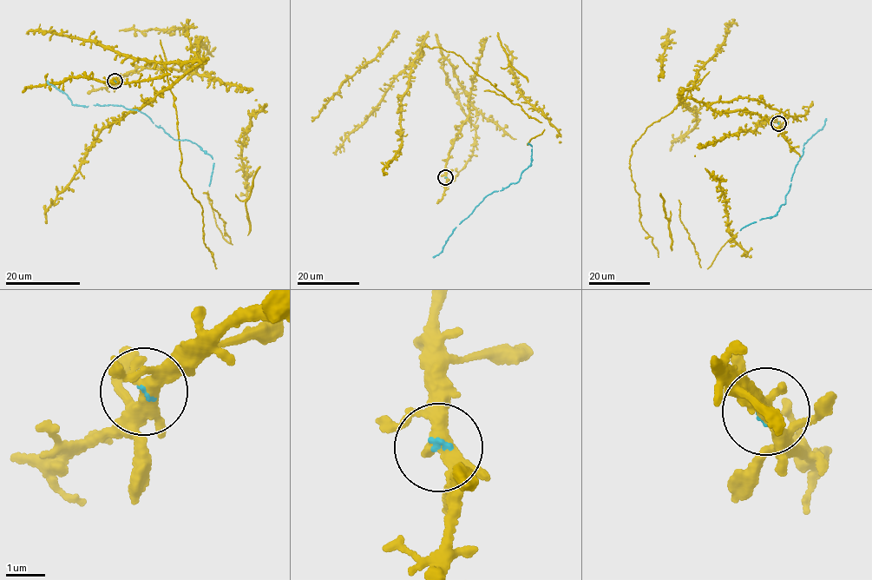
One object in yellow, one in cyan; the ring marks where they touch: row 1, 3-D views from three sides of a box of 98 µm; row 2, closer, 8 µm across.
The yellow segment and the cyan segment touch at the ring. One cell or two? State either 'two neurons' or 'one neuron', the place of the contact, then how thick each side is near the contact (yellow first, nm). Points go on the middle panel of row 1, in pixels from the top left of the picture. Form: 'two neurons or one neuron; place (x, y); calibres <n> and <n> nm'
one neuron; place (445, 177); calibres 320 and 80 nm

